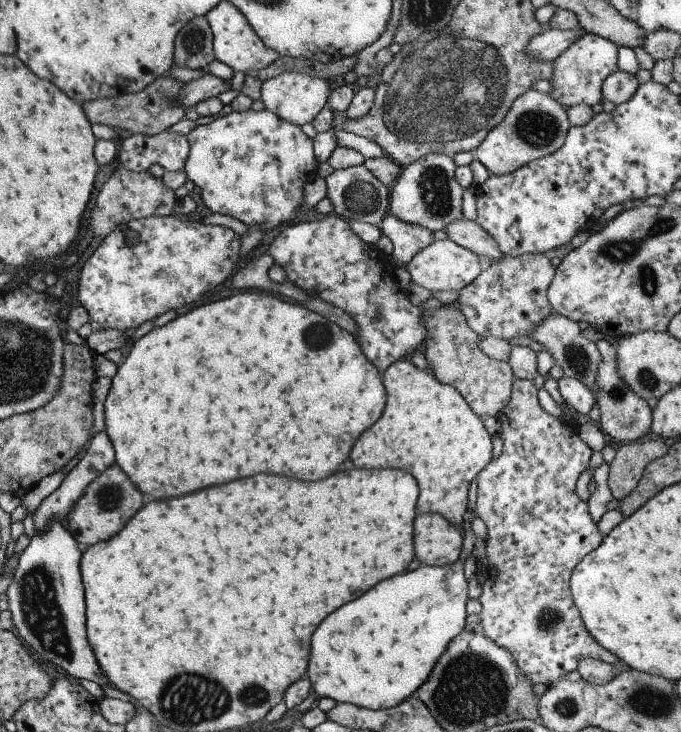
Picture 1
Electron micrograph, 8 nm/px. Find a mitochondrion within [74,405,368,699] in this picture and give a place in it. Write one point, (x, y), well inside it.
(112, 496)

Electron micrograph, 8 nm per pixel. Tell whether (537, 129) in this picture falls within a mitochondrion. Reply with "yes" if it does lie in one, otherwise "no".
yes

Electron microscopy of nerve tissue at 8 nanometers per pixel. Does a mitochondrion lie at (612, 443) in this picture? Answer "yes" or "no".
no

